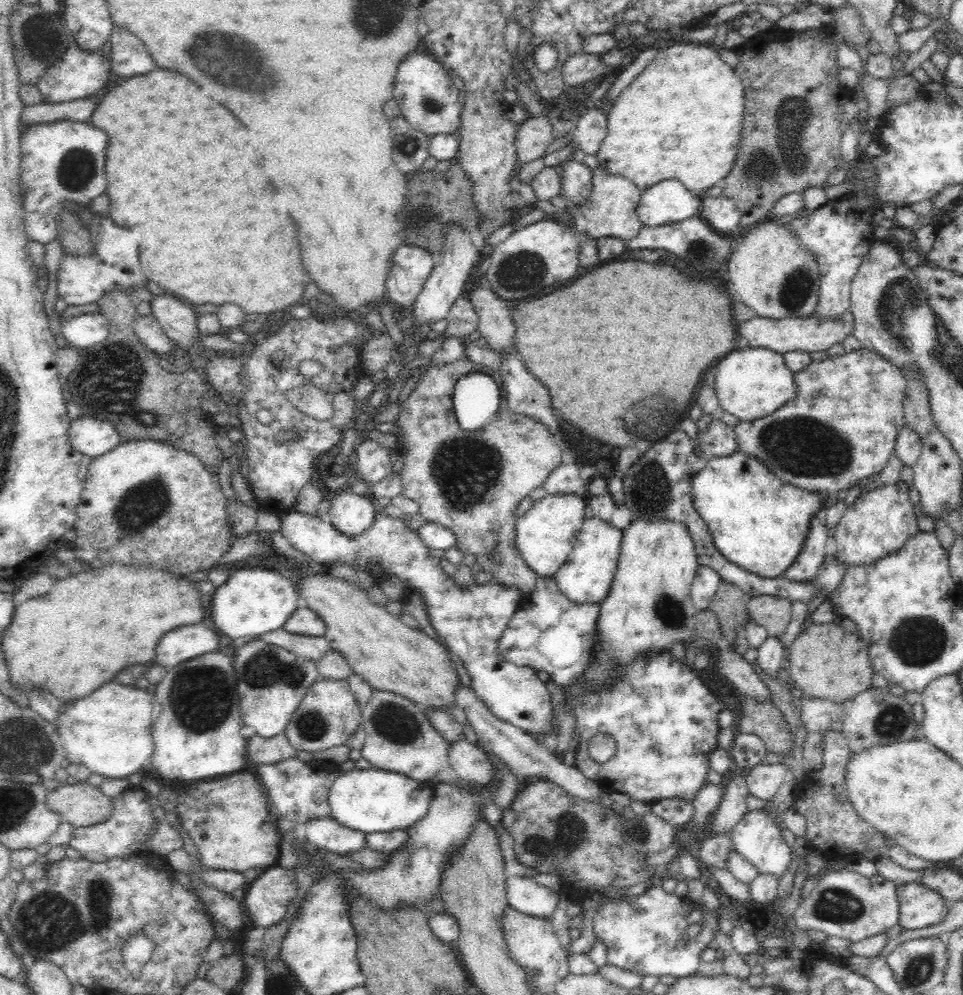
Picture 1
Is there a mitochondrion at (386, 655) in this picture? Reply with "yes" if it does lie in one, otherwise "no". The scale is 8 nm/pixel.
no

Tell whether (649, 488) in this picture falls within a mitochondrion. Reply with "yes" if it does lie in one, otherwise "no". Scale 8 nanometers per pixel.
yes

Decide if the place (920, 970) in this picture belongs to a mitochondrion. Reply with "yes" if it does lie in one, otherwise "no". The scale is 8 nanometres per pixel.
yes

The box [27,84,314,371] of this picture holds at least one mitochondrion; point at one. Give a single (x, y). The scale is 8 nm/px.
(79, 168)

